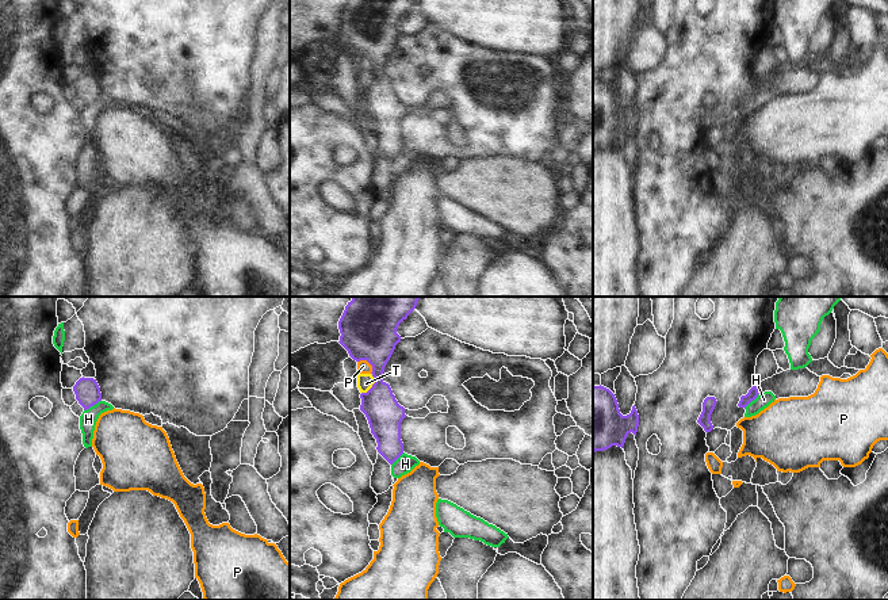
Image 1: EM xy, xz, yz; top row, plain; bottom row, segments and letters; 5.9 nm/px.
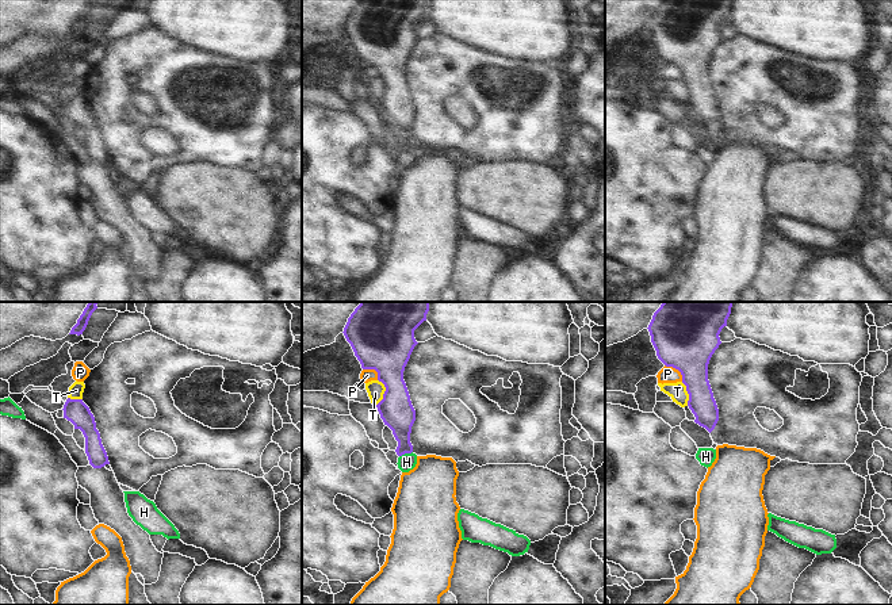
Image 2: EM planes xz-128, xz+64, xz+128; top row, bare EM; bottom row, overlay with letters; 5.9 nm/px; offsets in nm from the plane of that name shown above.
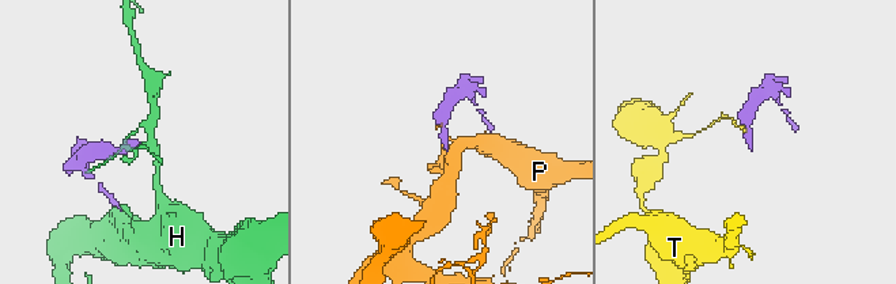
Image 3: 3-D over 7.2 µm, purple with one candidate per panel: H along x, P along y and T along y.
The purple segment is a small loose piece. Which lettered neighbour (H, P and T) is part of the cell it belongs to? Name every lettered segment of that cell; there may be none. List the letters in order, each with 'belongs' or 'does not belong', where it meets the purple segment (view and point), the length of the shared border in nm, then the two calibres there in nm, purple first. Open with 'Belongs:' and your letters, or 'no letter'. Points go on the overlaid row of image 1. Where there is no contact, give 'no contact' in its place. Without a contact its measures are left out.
Belongs: no letter
H: does not belong | xy (92, 405) | 120 nm | 150/100 nm
P: does not belong | xz (367, 360) | 120 nm | 340/80 nm
T: does not belong | xz (372, 385) | 140 nm | 240/100 nm

